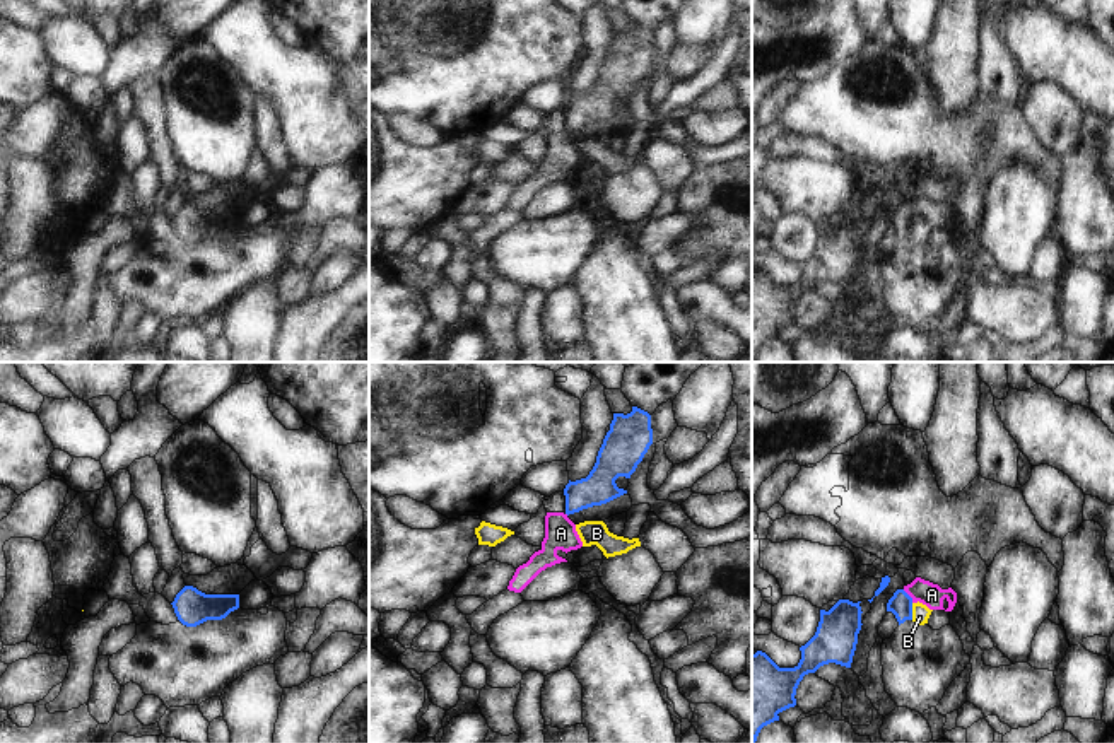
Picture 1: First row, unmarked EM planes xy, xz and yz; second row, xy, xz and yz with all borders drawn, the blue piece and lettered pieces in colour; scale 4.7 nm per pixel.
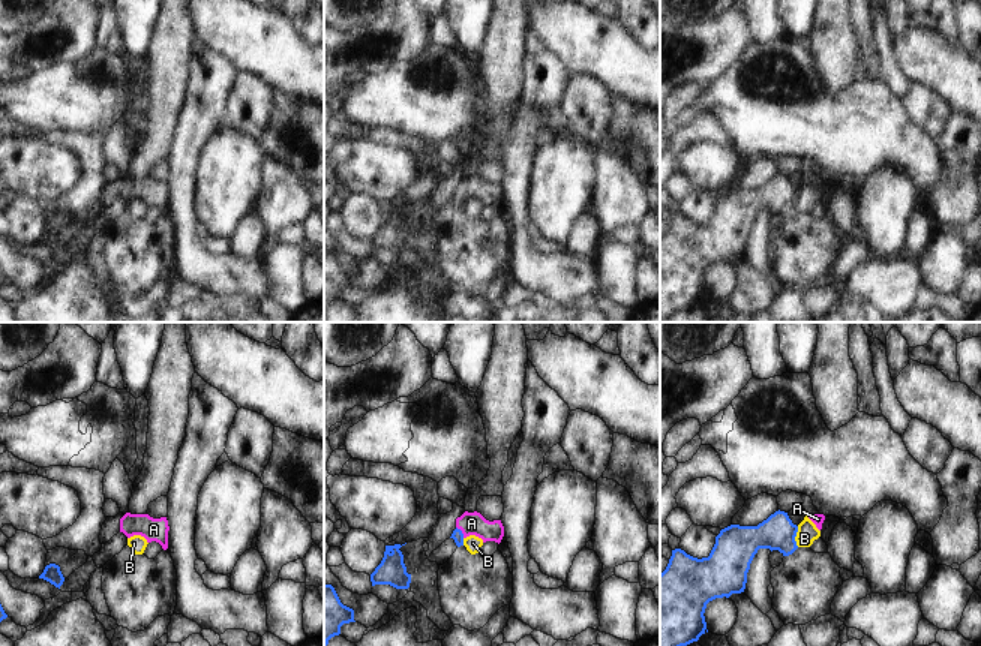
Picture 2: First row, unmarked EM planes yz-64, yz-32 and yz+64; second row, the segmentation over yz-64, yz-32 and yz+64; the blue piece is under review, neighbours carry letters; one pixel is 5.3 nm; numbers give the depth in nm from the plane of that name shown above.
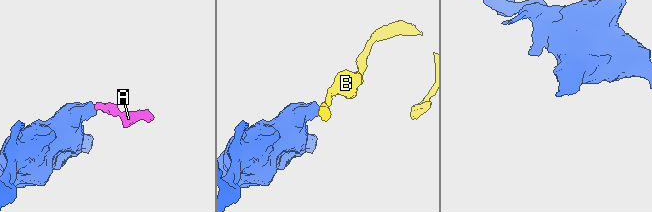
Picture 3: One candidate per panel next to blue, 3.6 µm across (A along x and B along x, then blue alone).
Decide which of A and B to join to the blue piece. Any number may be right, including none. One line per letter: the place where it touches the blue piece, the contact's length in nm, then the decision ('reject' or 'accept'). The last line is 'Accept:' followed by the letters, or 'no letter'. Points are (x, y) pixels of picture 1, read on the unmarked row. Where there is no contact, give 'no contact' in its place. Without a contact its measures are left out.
A: meets blue in yz at (909, 214); contact 80 nm long; accept
B: meets blue in yz at (911, 229); contact 80 nm long; reject
Accept: A

